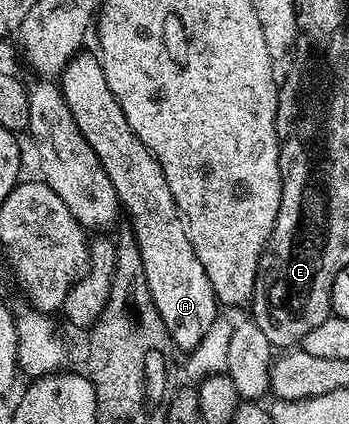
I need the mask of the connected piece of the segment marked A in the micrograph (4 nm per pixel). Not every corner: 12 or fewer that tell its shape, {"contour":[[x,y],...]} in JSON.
{"contour":[[98,54],[61,90],[139,246],[151,300],[190,353],[217,300]]}

